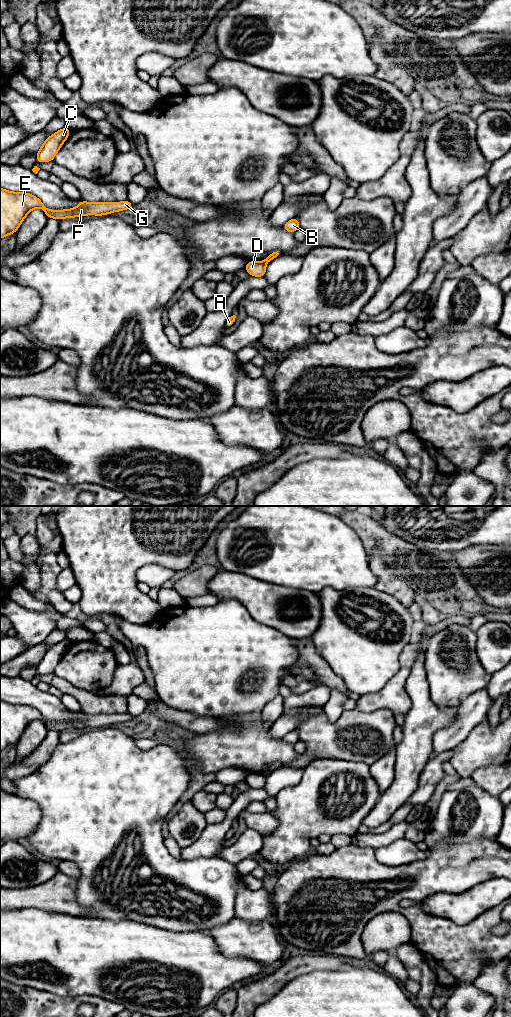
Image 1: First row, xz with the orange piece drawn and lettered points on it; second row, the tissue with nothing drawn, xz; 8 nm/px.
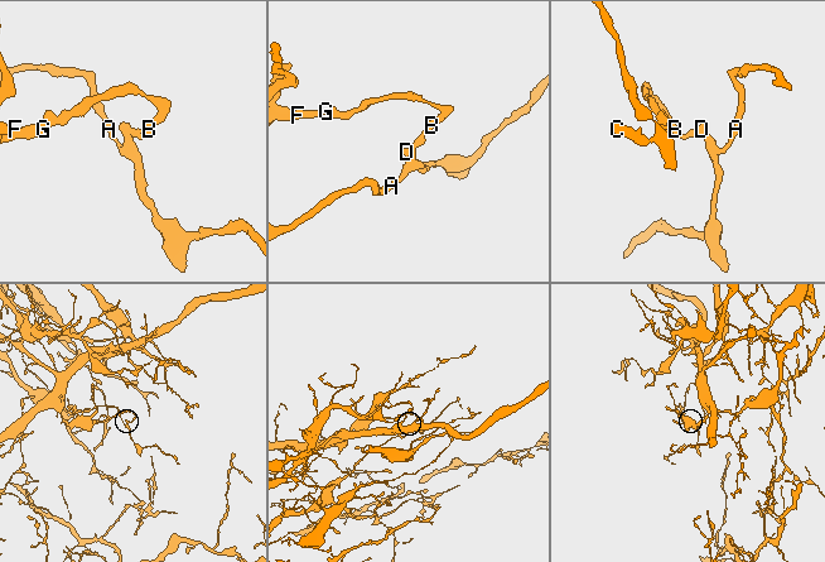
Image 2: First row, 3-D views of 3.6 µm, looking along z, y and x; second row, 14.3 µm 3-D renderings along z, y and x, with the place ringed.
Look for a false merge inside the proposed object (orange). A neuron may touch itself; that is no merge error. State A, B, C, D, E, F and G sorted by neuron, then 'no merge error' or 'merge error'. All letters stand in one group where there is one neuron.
A D / B C E F G; merge error

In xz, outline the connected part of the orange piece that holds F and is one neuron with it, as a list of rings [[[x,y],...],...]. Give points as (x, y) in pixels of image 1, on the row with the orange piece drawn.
[[[0,188],[0,239],[16,233],[29,212],[41,208],[48,218],[64,219],[85,215],[108,215],[112,212],[129,210],[134,204],[123,202],[85,202],[80,201],[76,208],[49,210],[39,198],[24,192],[11,192]]]

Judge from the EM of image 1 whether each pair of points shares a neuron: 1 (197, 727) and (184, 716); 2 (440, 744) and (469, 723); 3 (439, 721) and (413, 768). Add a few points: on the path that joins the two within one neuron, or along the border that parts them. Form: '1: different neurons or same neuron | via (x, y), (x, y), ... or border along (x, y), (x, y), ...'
1: same neuron | via (194, 724), (187, 719)
2: same neuron | via (447, 738), (462, 728)
3: same neuron | via (427, 732), (417, 742), (413, 756)

